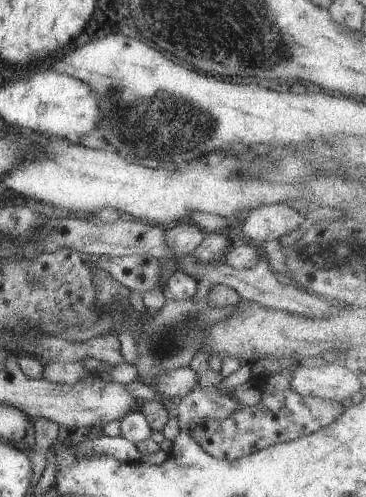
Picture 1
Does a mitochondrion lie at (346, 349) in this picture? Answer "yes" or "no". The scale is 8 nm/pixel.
no

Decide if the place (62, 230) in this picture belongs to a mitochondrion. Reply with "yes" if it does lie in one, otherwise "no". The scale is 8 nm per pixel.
no

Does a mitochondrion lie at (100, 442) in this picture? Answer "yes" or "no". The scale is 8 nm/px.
no

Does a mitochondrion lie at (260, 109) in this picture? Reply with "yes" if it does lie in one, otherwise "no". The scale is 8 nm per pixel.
no

